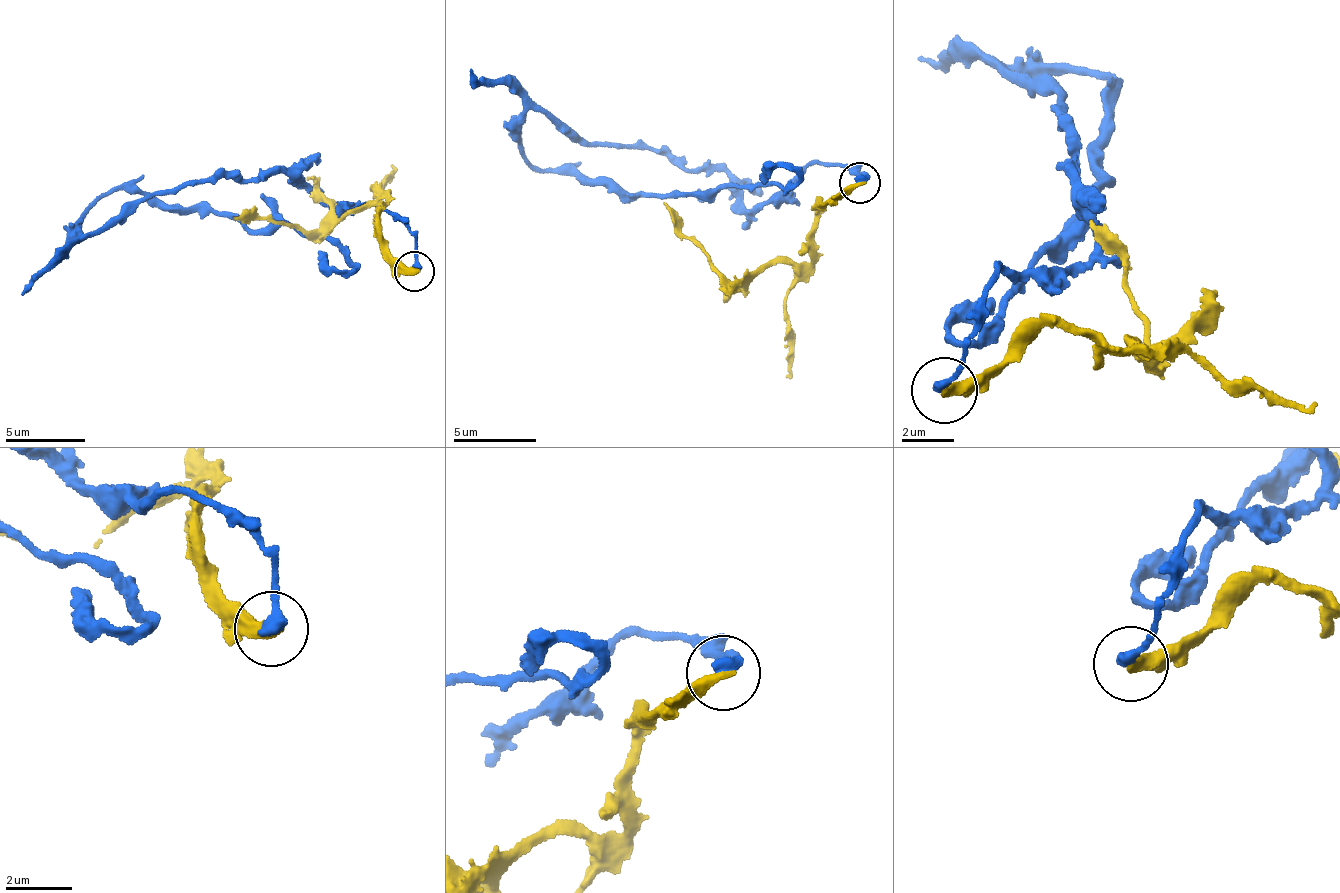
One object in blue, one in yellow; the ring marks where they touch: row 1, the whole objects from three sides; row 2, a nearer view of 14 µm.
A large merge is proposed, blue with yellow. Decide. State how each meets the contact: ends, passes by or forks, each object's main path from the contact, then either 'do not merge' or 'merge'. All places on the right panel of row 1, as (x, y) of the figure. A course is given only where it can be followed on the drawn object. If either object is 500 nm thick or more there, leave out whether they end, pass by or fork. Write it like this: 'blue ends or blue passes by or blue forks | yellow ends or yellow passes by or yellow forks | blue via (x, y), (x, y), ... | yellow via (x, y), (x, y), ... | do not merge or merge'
blue ends | yellow ends | blue via (943, 390), (999, 264), (1099, 224), (1064, 89), (1003, 70), (1096, 75), (1088, 213), (956, 342), (994, 298) | yellow via (943, 390), (996, 370), (1048, 325), (1092, 330), (1132, 347), (1155, 348), (1089, 220) | do not merge

